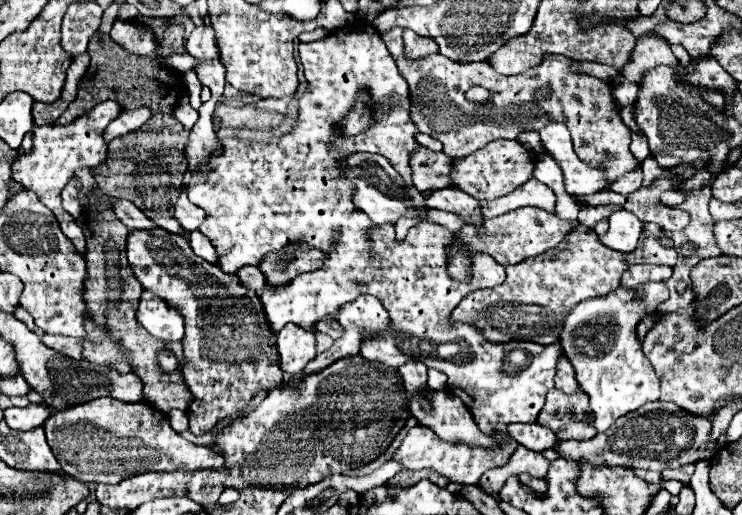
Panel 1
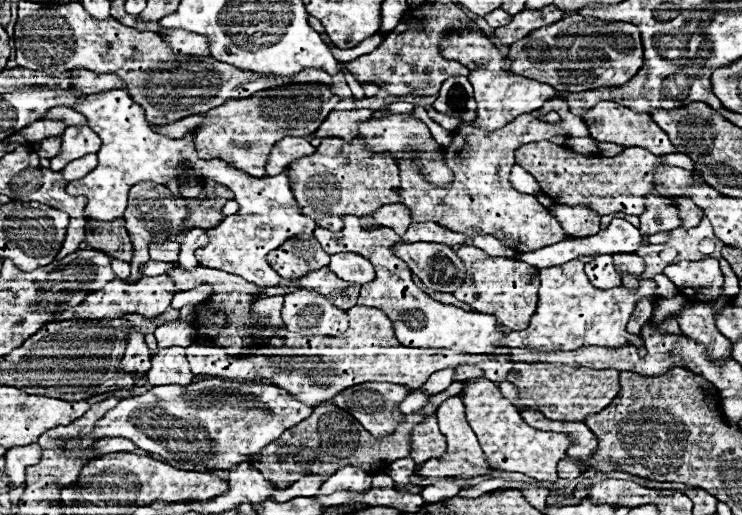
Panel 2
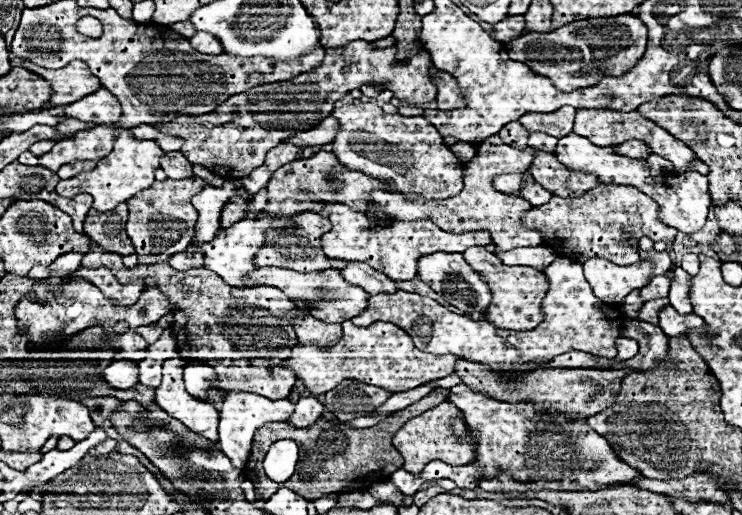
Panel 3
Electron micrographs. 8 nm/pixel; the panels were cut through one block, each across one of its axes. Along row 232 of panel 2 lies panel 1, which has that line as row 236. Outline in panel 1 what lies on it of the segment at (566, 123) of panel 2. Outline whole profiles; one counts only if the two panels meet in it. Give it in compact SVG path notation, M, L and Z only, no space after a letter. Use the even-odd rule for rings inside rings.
M526 206L526 208L512 210L504 216L486 220L482 228L464 226L460 230L460 238L464 240L466 246L470 246L470 250L488 252L498 264L512 266L512 264L520 264L522 260L534 258L534 256L558 246L564 240L566 232L572 232L576 226L580 226L578 220L562 220L554 214L548 214L542 208Z

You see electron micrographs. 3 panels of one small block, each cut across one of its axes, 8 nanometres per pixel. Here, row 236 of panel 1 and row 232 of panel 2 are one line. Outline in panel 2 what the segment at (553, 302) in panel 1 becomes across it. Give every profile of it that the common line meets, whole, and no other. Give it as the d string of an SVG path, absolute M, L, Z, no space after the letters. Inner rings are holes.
M654 190L650 194L646 194L644 206L646 206L646 210L640 214L640 226L638 226L638 230L642 234L668 232L668 230L674 230L680 226L676 206L668 204L666 198L654 194ZM552 204L550 214L560 222L566 234L570 238L584 238L584 236L594 236L600 232L600 214L592 212L586 204L576 204L576 206L566 206L566 204Z

